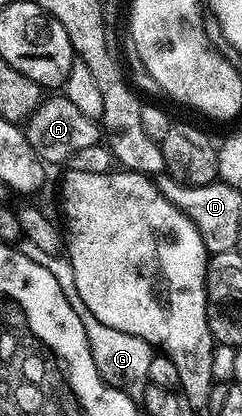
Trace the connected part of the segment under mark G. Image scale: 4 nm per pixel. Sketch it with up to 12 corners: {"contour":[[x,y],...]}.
{"contour":[[26,239],[19,250],[47,269],[83,323],[92,360],[113,387],[149,374],[150,343],[105,325],[76,288],[66,256]]}

